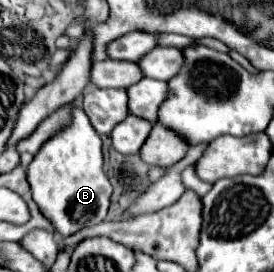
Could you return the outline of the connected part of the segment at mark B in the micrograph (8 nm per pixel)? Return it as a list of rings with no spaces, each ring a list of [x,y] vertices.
[[[73,102],[69,108],[71,120],[41,146],[33,162],[27,166],[27,180],[33,192],[33,200],[61,236],[71,236],[81,228],[103,222],[111,198],[111,184],[103,172],[101,138],[91,128],[83,108]]]

